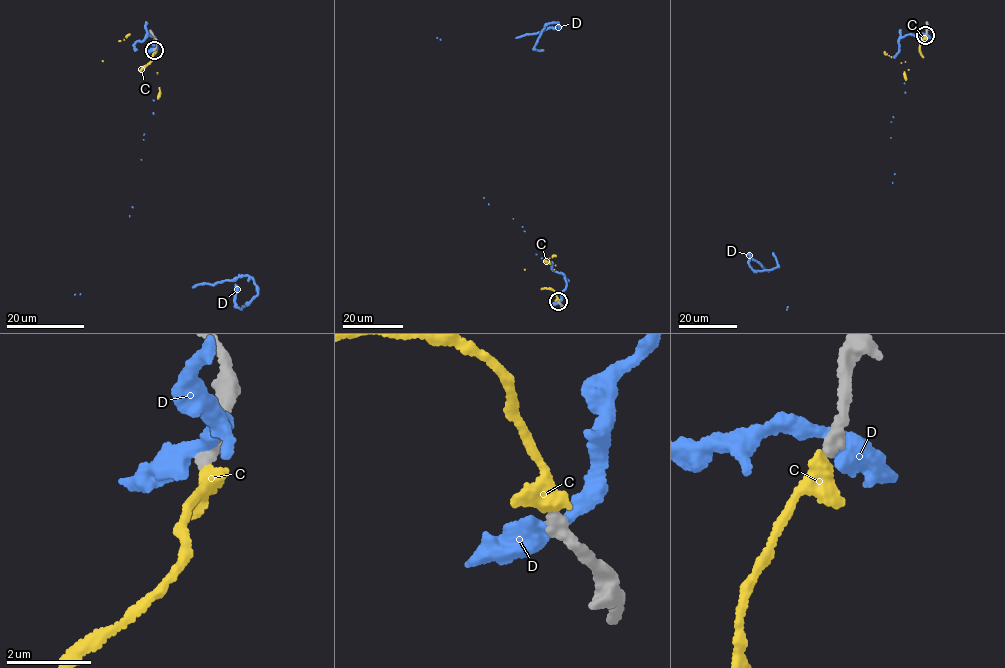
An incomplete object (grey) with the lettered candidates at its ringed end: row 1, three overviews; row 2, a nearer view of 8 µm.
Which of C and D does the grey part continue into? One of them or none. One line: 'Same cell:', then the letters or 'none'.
Same cell: none

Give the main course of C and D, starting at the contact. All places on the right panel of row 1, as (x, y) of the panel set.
C: (925, 36), (920, 46), (923, 57), (908, 70), (884, 52)
D: (926, 35), (909, 34), (899, 38), (895, 57), (904, 83), (893, 117), (787, 306), (891, 122)

